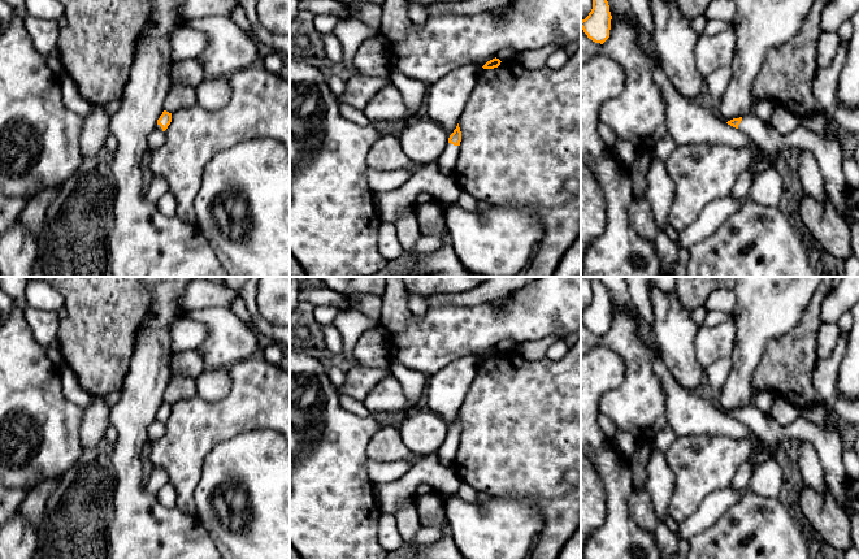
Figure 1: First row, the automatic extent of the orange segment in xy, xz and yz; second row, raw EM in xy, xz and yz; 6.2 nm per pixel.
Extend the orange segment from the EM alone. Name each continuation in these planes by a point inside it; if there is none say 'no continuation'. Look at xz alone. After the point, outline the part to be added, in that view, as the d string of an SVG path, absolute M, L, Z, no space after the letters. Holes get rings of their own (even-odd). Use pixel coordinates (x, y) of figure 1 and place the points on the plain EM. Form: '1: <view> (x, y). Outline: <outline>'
1: xz (447, 453). Outline: M447 434L444 443L437 451L439 462L443 467L454 467L455 458L457 455L459 437Z

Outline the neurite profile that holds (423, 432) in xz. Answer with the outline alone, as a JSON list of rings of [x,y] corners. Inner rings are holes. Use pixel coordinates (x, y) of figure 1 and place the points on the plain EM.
[[[428,408],[412,411],[399,426],[404,445],[415,454],[435,454],[444,443],[448,425],[437,412]]]

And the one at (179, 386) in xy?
[[[173,374],[166,386],[165,402],[174,404],[178,400],[196,396],[196,378],[191,376]]]

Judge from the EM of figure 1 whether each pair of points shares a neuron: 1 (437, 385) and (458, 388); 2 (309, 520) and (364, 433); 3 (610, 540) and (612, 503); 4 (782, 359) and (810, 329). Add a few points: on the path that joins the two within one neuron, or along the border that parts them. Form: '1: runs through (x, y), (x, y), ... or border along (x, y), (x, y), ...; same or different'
1: runs through (442, 388), (452, 388); same
2: runs through (313, 498), (313, 484), (342, 455); same
3: runs through (612, 531), (612, 512); same
4: runs through (790, 351), (802, 337); same

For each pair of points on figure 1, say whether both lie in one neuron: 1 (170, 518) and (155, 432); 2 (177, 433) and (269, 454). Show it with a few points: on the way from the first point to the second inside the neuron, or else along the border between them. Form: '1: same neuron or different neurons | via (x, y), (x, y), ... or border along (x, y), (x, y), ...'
1: different neurons | border along (155, 419), (148, 428), (147, 441)
2: different neurons | border along (248, 430), (220, 441), (204, 458), (202, 467)

